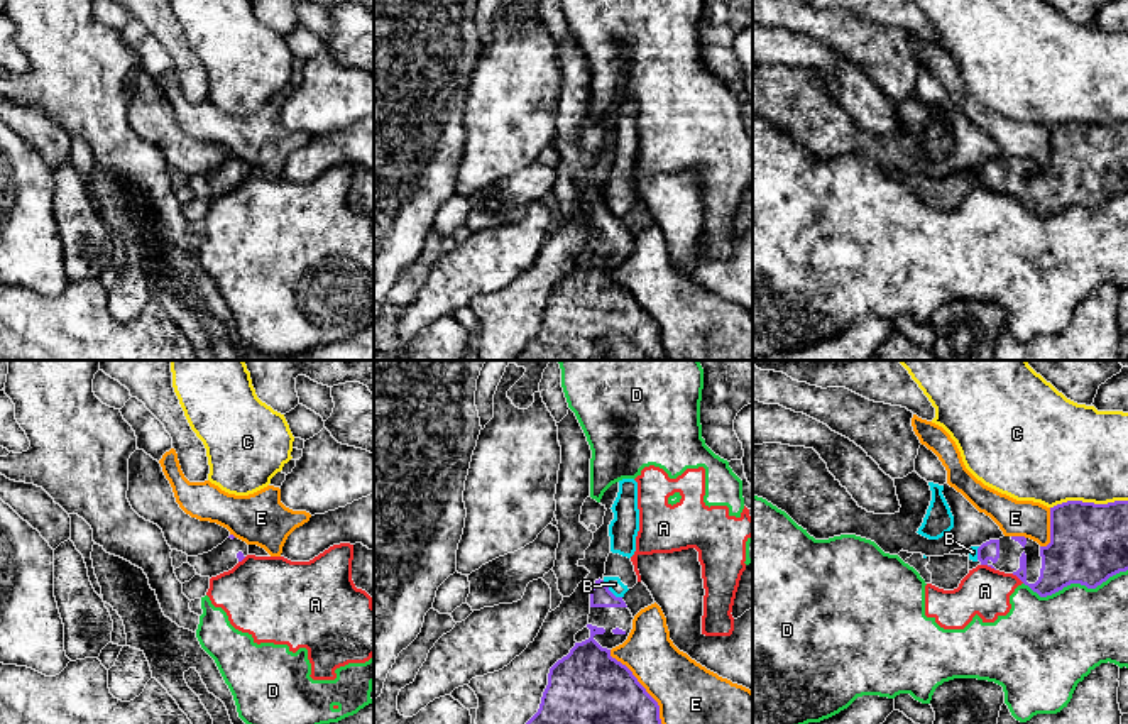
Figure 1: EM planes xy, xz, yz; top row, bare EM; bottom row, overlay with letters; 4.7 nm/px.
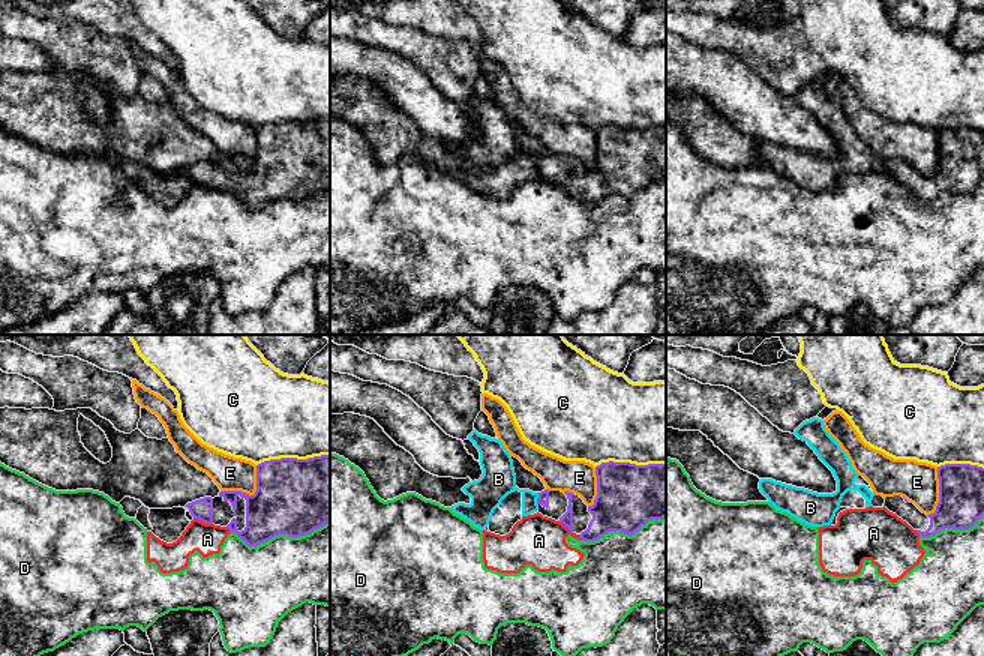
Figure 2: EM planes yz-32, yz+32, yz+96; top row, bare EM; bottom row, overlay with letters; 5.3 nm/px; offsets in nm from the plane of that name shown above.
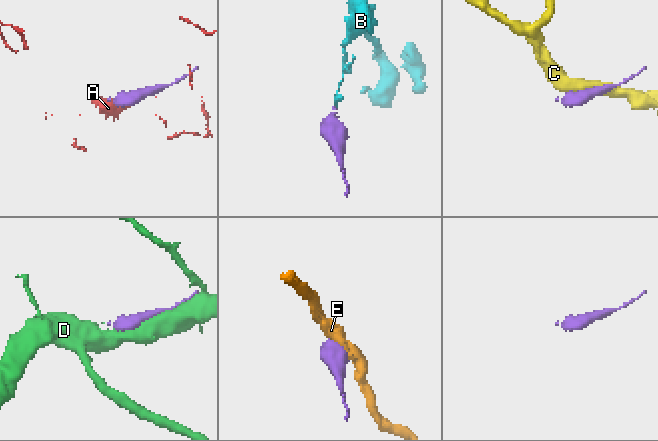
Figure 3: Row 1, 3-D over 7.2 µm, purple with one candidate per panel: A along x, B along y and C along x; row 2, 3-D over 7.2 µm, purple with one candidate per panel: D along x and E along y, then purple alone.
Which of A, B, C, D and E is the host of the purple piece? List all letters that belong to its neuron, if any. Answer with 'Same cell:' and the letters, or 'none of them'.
Same cell: B

